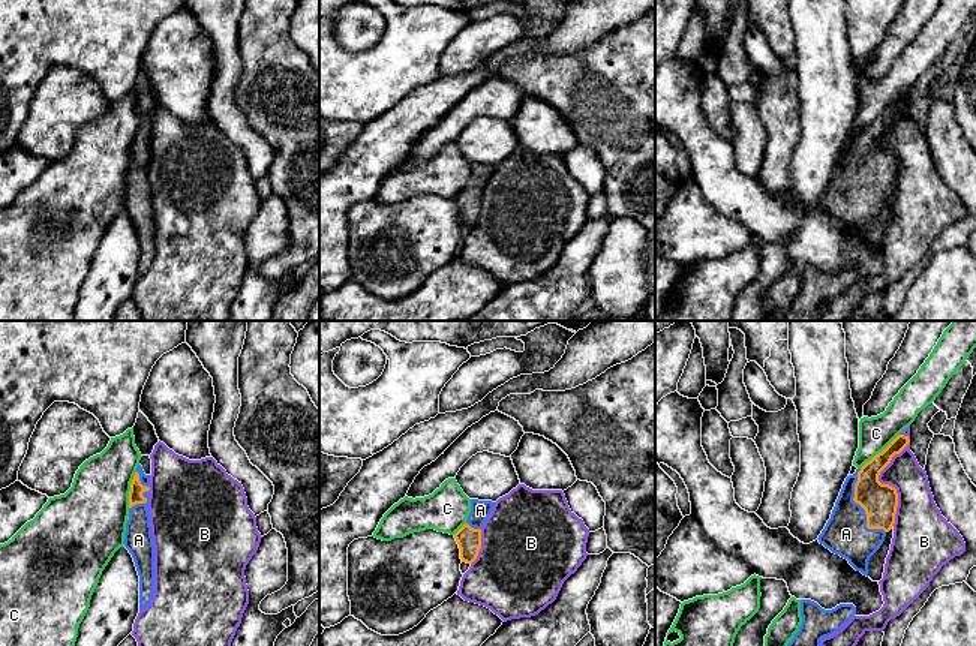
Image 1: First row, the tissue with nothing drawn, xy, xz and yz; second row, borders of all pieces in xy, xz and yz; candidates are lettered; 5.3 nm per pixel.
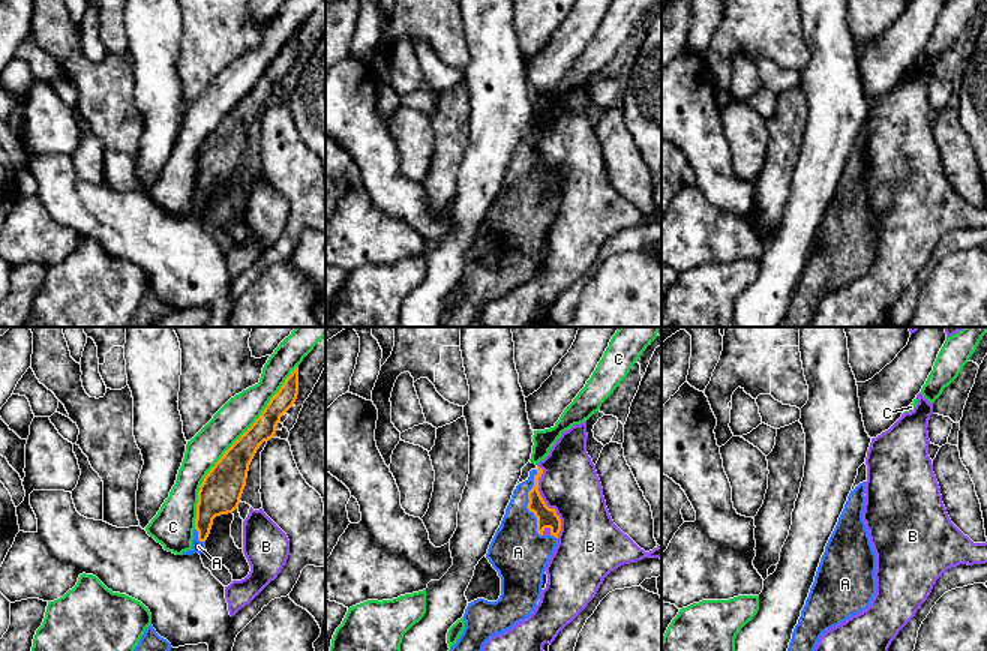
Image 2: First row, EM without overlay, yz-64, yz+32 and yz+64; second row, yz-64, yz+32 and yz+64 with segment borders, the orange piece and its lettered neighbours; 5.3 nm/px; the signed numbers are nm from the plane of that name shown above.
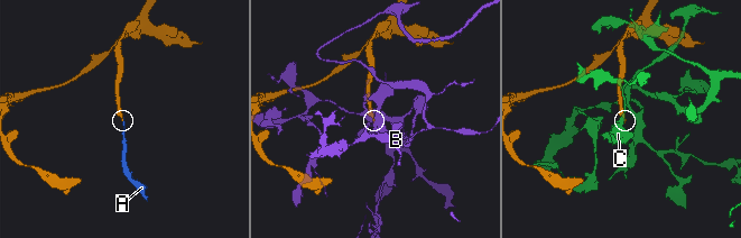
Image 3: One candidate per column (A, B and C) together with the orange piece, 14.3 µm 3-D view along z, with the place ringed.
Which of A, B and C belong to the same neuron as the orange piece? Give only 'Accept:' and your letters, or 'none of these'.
Accept: A

